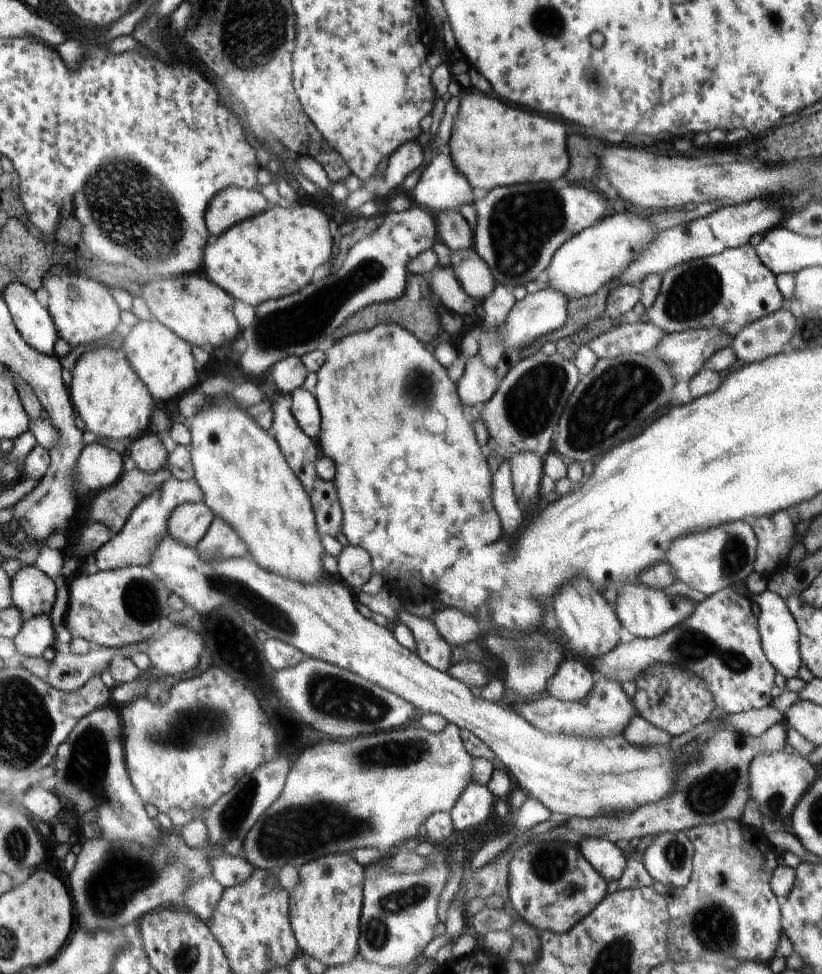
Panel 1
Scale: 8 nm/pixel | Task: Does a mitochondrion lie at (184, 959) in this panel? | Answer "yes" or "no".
yes

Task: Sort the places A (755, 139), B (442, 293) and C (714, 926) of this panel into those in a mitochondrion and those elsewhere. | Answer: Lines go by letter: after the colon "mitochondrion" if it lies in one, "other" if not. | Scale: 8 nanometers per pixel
A: other
B: other
C: mitochondrion

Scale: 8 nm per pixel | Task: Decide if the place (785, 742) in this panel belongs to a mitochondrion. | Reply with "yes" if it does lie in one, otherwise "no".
no

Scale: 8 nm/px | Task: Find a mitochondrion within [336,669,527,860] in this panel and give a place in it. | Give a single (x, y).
(394, 754)

